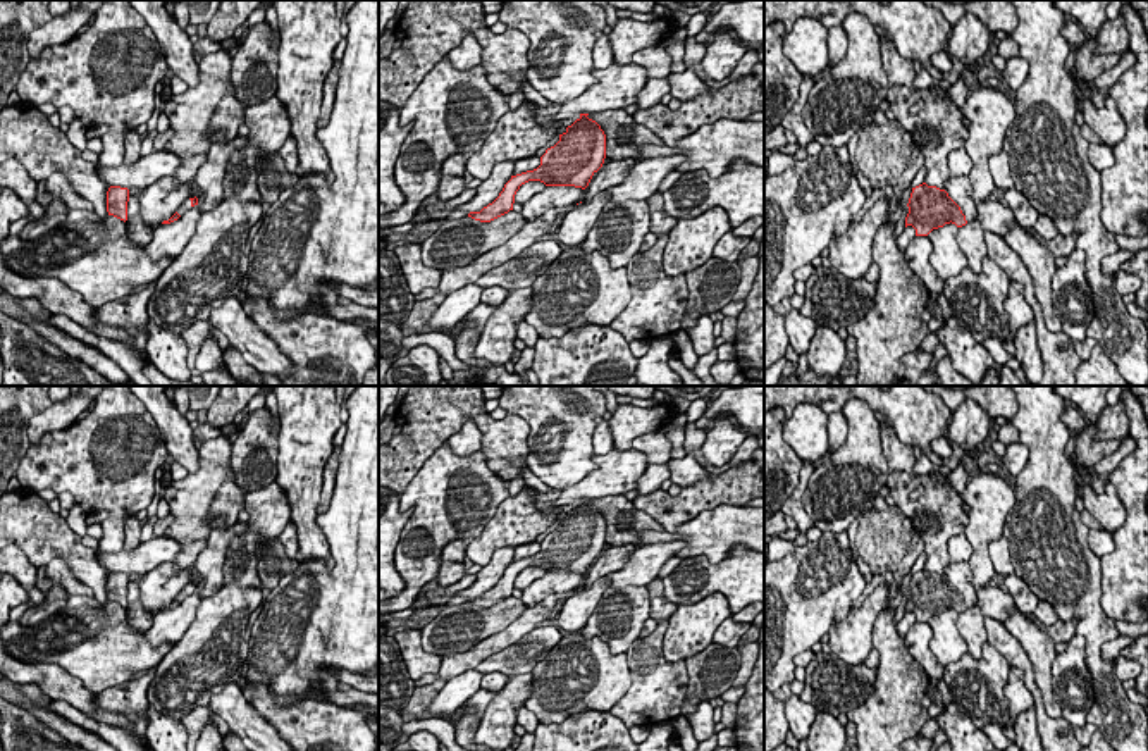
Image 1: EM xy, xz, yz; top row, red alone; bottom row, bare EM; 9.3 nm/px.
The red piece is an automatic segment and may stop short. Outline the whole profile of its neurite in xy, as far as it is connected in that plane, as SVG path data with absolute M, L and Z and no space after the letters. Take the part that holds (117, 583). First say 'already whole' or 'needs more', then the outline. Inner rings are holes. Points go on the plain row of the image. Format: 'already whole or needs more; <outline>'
already whole; M110 572L107 577L107 598L120 606L127 606L129 575Z

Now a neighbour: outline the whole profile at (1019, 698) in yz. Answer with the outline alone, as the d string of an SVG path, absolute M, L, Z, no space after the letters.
M1010 668L1003 694L1009 699L1009 722L1000 725L1003 729L1014 729L1017 717L1034 704L1033 694L1026 687L1024 672Z

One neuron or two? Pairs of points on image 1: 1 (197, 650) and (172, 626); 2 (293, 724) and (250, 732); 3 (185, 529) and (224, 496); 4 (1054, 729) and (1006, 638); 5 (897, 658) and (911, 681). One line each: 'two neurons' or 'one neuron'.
1: two neurons
2: two neurons
3: two neurons
4: one neuron
5: one neuron

